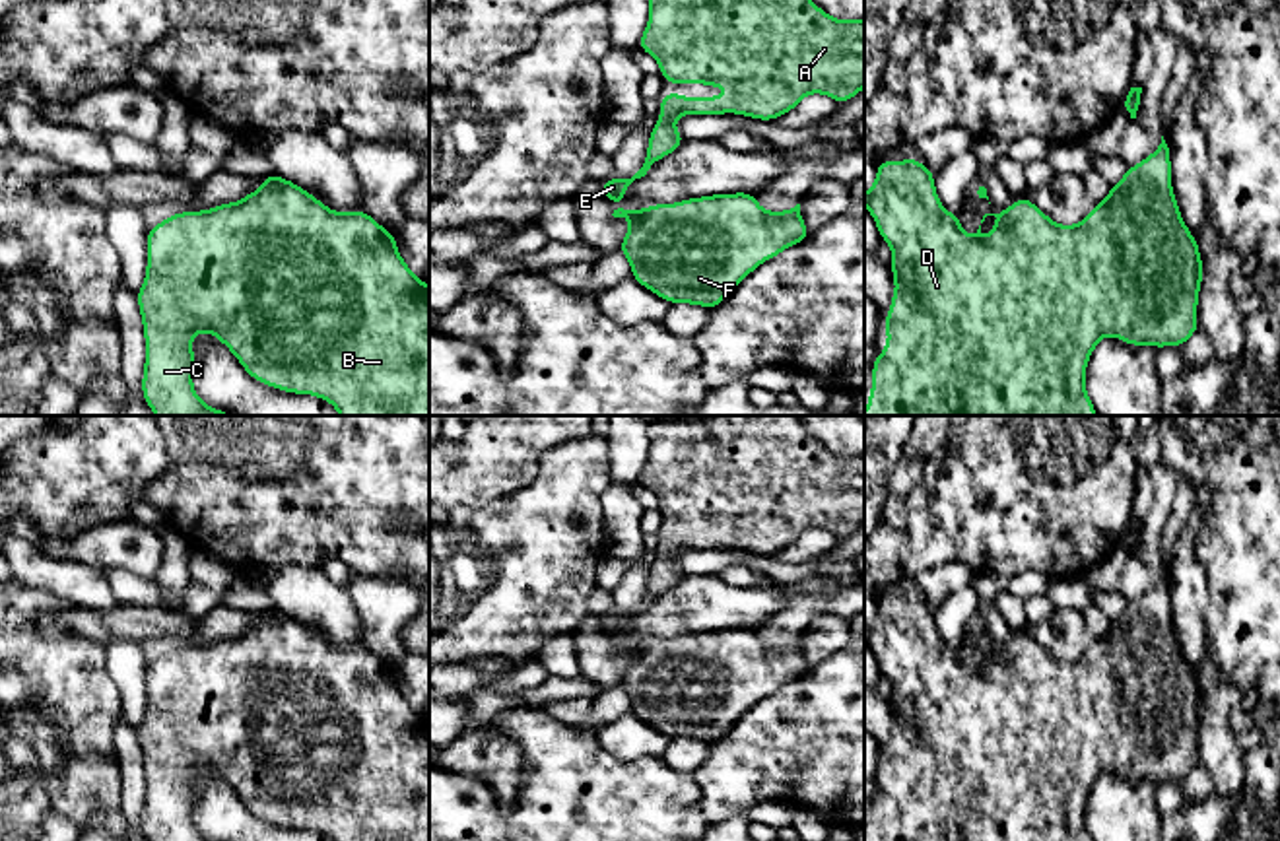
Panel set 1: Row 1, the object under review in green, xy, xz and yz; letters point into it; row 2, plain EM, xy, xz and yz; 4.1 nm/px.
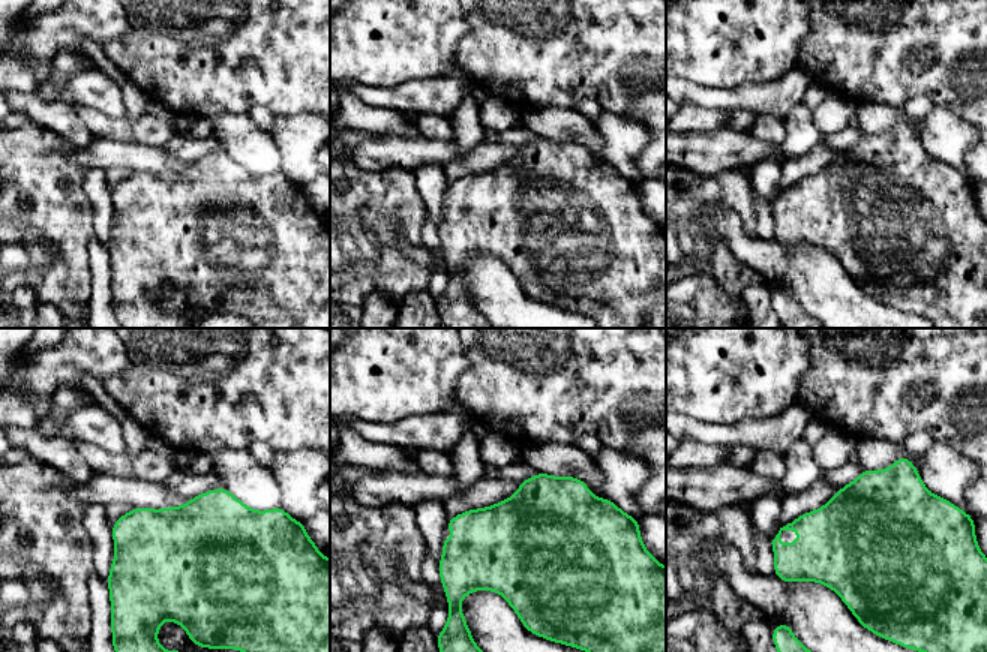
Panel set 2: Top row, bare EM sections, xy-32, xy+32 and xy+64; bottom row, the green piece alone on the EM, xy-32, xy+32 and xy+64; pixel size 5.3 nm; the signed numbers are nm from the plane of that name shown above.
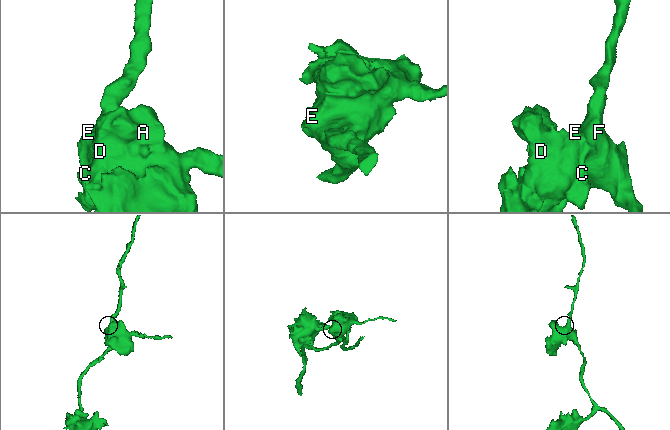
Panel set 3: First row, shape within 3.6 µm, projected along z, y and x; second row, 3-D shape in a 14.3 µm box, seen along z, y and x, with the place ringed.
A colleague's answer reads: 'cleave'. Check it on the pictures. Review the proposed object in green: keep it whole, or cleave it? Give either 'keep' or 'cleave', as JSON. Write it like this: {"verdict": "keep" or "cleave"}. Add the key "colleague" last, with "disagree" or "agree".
{"verdict": "keep", "colleague": "disagree"}

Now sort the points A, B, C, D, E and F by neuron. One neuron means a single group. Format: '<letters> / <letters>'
A B C D E F

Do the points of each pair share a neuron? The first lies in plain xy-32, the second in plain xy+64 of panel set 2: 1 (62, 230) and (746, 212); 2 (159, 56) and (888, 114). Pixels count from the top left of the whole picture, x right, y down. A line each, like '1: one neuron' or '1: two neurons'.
1: one neuron
2: two neurons

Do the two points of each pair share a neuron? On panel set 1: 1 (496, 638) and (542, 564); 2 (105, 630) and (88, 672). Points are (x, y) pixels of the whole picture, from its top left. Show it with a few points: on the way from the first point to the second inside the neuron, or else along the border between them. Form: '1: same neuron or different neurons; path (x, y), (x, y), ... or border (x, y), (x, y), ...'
1: same neuron; path (513, 620), (537, 595), (542, 581)
2: different neurons; border (86, 638), (105, 645)

